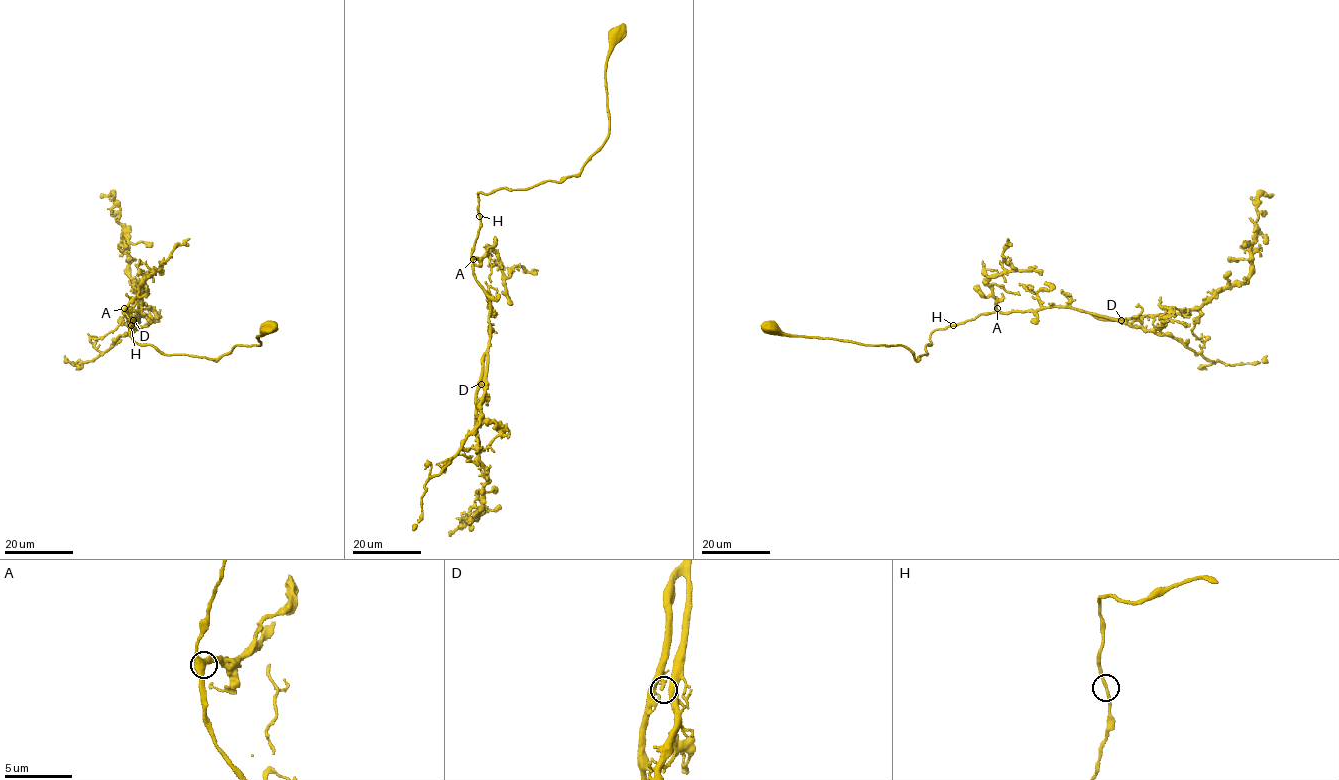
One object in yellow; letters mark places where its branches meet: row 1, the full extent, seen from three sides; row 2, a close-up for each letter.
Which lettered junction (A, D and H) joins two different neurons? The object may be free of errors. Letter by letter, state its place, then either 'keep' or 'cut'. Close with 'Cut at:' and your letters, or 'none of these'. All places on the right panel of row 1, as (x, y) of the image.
A: (997, 308) | keep
D: (1121, 320) | keep
H: (953, 325) | keep
Cut at: none of these

